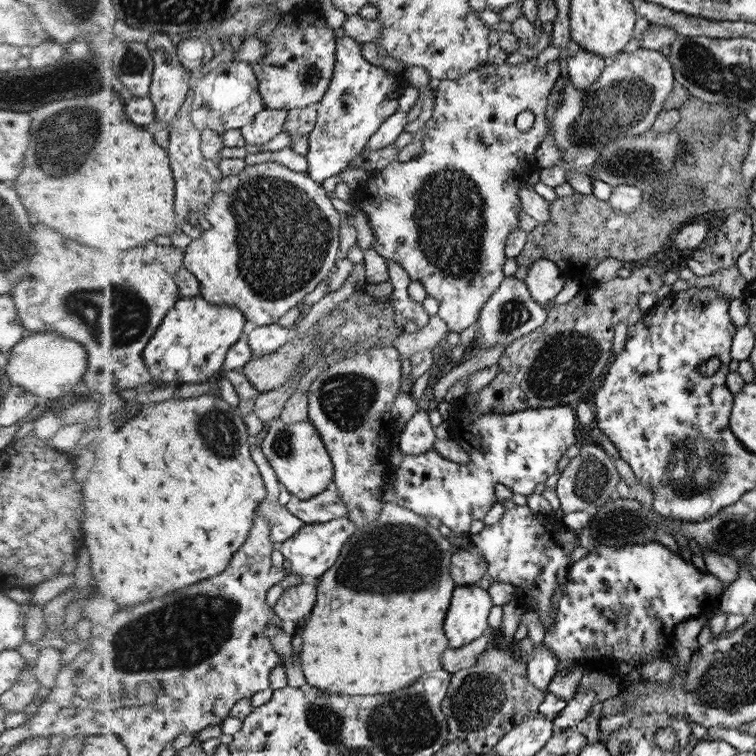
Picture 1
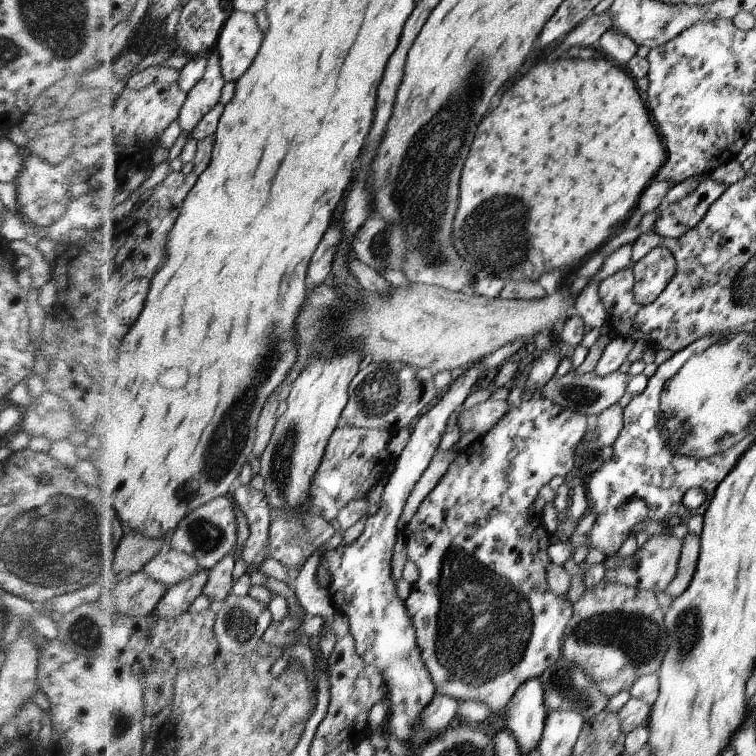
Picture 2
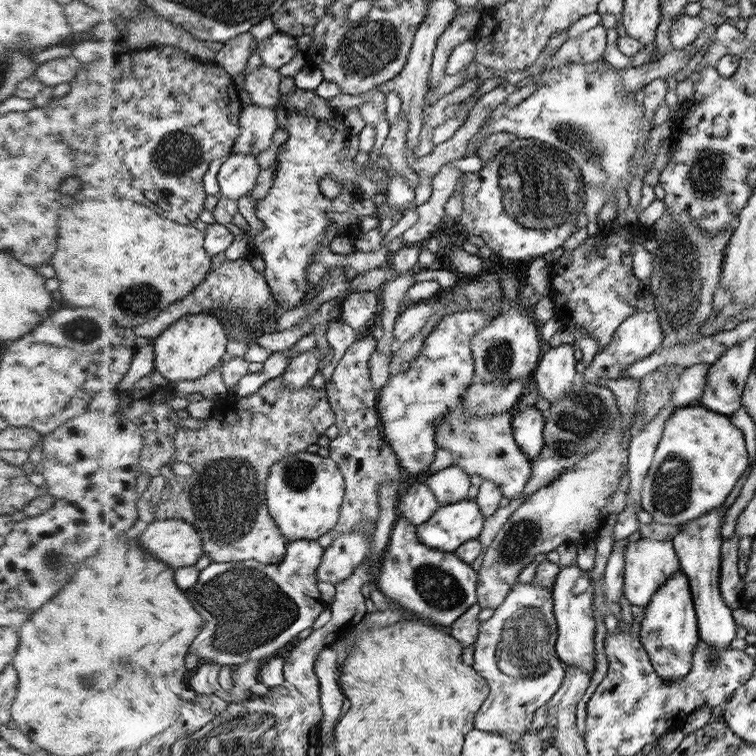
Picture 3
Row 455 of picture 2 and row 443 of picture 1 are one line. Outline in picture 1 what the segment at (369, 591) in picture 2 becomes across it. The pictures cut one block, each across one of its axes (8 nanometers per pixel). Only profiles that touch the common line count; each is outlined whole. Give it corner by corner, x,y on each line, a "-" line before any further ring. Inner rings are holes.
419,409
405,424
398,443
404,455
419,455
434,449
434,440
436,435
428,411

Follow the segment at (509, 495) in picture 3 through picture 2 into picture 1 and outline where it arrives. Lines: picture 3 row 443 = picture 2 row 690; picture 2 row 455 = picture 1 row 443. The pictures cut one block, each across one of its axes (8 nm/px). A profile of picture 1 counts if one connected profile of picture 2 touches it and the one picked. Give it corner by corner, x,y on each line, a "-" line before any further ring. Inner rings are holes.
494,364
474,372
467,379
466,394
453,401
455,406
461,406
461,410
455,409
448,419
453,422
449,429
451,436
470,455
470,462
453,463
432,449
419,455
403,455
396,476
392,476
397,506
422,517
441,520
442,525
451,529
454,535
466,533
471,528
472,520
482,522
490,506
496,502
492,492
494,484
502,483
506,491
528,497
540,482
546,482
548,476
556,472
558,460
564,456
566,448
576,442
577,416
570,405
510,414
488,412
472,418
470,408
462,406
470,406
477,398
478,391
495,379
498,370
499,367

